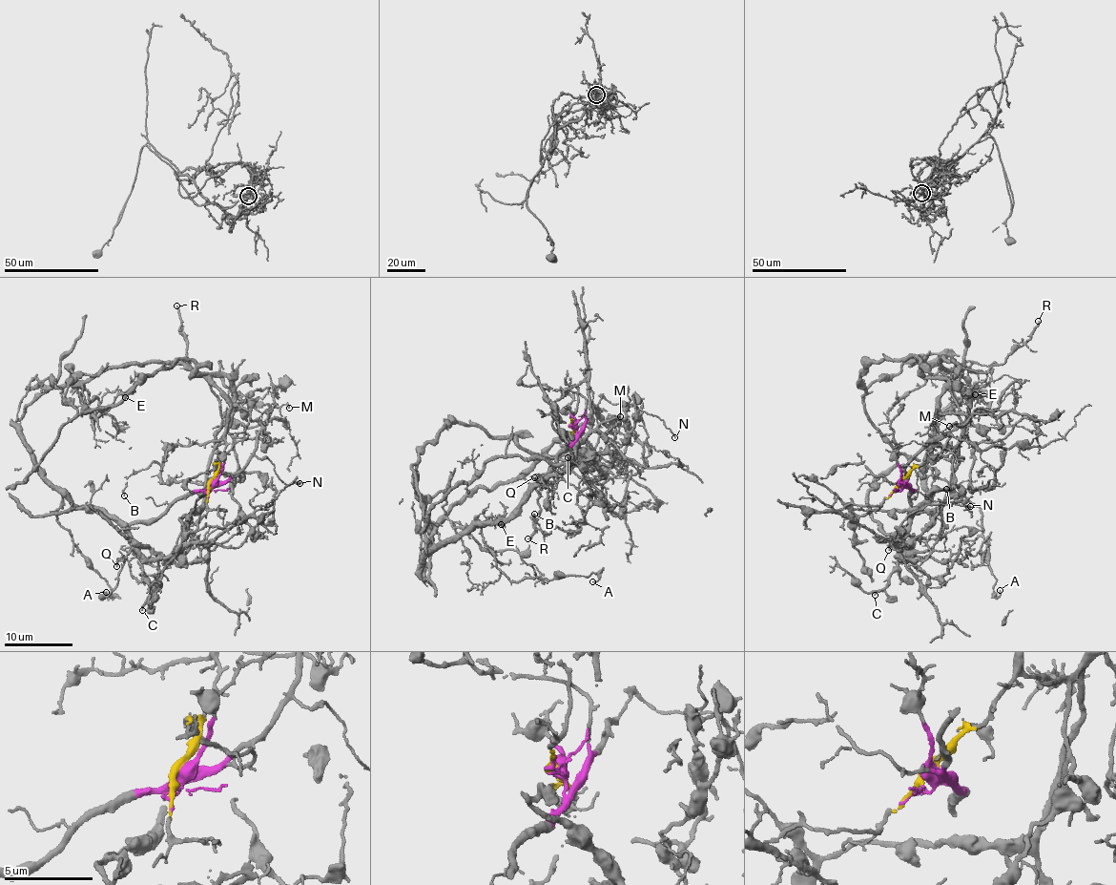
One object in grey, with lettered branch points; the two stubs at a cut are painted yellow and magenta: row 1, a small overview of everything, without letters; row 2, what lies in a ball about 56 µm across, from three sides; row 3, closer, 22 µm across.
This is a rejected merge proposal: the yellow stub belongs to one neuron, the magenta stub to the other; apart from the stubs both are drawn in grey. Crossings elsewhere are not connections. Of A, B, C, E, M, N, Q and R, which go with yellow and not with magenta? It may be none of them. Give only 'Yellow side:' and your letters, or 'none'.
Yellow side: B, E, R

